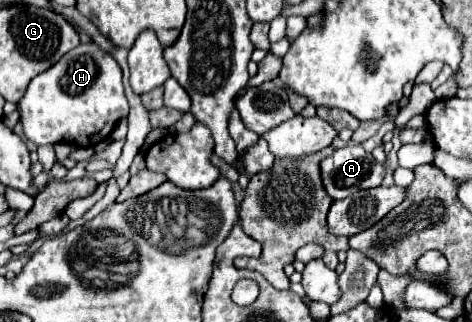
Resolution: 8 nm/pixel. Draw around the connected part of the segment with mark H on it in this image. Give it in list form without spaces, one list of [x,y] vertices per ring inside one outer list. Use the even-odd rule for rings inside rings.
[[[79,44],[57,64],[37,74],[19,102],[25,136],[37,146],[71,142],[75,146],[97,146],[107,140],[115,124],[129,114],[121,82],[121,68],[115,58],[97,44]]]

